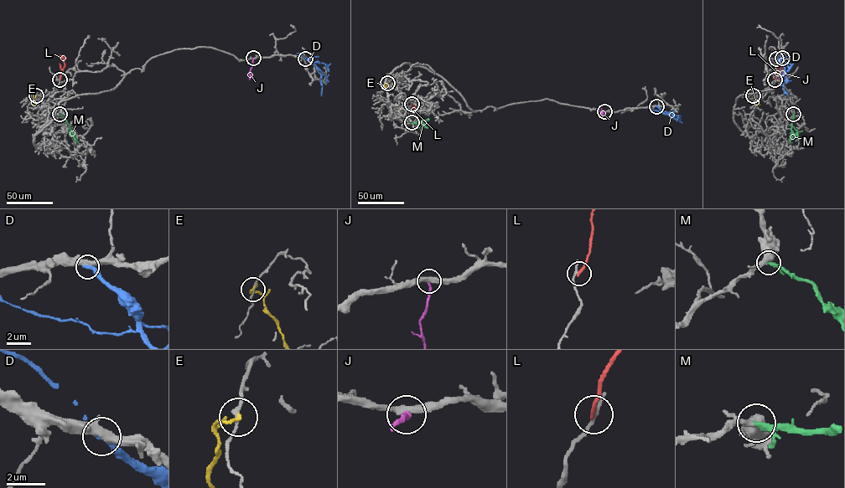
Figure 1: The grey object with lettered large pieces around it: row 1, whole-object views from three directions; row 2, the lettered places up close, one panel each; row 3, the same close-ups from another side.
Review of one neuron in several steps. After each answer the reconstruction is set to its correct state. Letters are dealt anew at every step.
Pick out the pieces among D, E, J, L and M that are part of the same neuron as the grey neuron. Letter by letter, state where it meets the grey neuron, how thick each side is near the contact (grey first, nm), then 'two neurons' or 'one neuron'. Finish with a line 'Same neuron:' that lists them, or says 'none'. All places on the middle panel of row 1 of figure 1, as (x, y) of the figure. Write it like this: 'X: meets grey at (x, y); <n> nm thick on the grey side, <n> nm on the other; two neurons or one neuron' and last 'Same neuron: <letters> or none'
D: meets grey at (656, 106); 440 nm thick on the grey side, 360 nm on the other; two neurons
E: meets grey at (387, 83); 160 nm thick on the grey side, 170 nm on the other; two neurons
J: meets grey at (604, 111); 340 nm thick on the grey side, 180 nm on the other; two neurons
L: meets grey at (412, 104); 240 nm thick on the grey side, 220 nm on the other; two neurons
M: meets grey at (412, 122); 480 nm thick on the grey side, 320 nm on the other; one neuron
Same neuron: M

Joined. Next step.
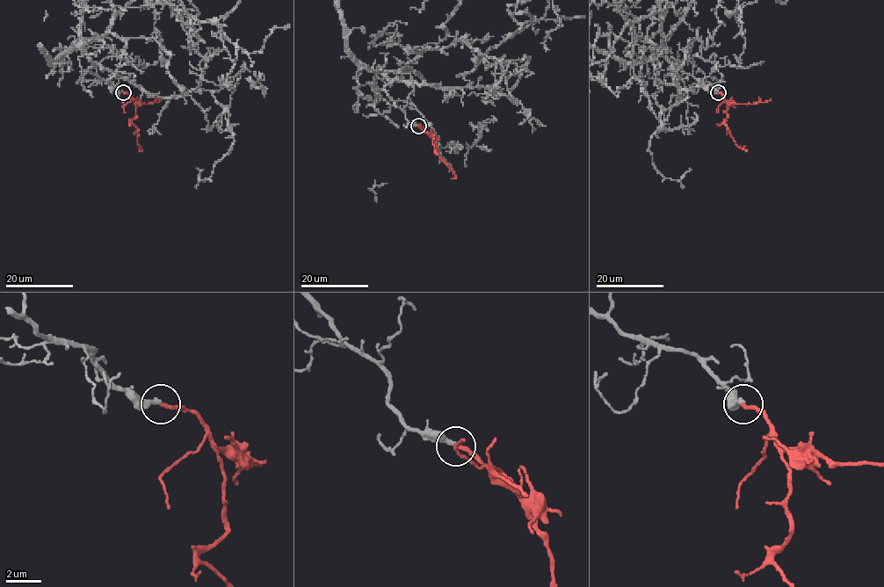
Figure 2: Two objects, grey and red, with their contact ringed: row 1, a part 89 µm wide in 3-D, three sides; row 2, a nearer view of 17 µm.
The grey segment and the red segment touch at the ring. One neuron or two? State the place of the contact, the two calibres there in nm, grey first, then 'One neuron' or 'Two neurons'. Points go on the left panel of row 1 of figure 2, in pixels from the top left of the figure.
Place: (123, 92). Thickness 280 nm (grey) against 240 nm. One neuron

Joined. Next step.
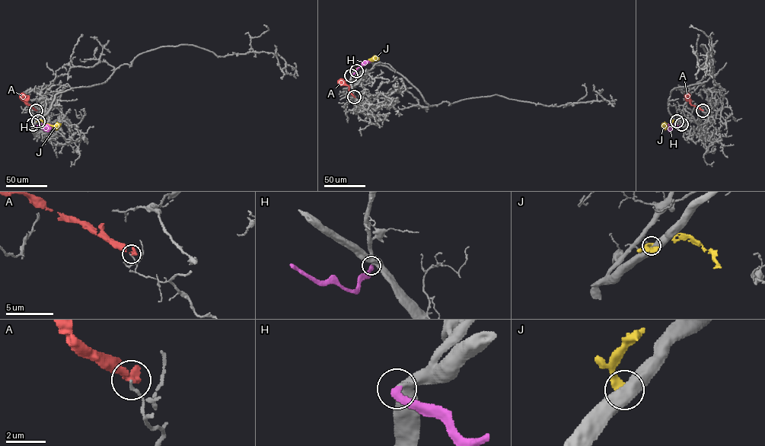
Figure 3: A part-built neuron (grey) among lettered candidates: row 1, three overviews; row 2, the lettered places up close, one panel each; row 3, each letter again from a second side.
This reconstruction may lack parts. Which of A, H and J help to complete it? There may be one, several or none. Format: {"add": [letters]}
{"add": ["H"]}

